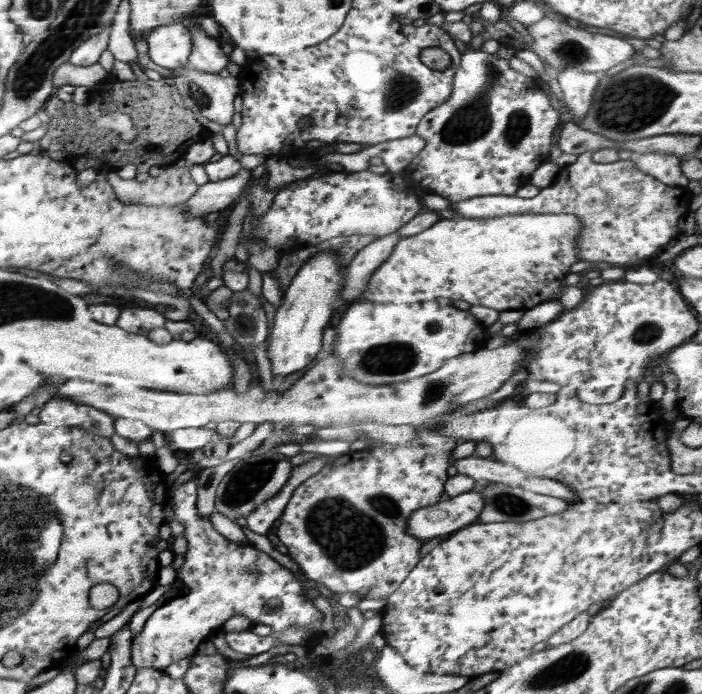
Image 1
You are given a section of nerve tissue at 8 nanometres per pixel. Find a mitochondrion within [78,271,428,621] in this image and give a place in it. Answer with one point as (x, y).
(341, 531)

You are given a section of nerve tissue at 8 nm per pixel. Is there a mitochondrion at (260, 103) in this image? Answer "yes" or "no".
no

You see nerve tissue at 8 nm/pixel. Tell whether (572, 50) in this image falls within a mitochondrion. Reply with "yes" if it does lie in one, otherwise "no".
yes

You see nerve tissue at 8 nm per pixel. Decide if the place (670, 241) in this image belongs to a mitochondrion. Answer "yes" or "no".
no

